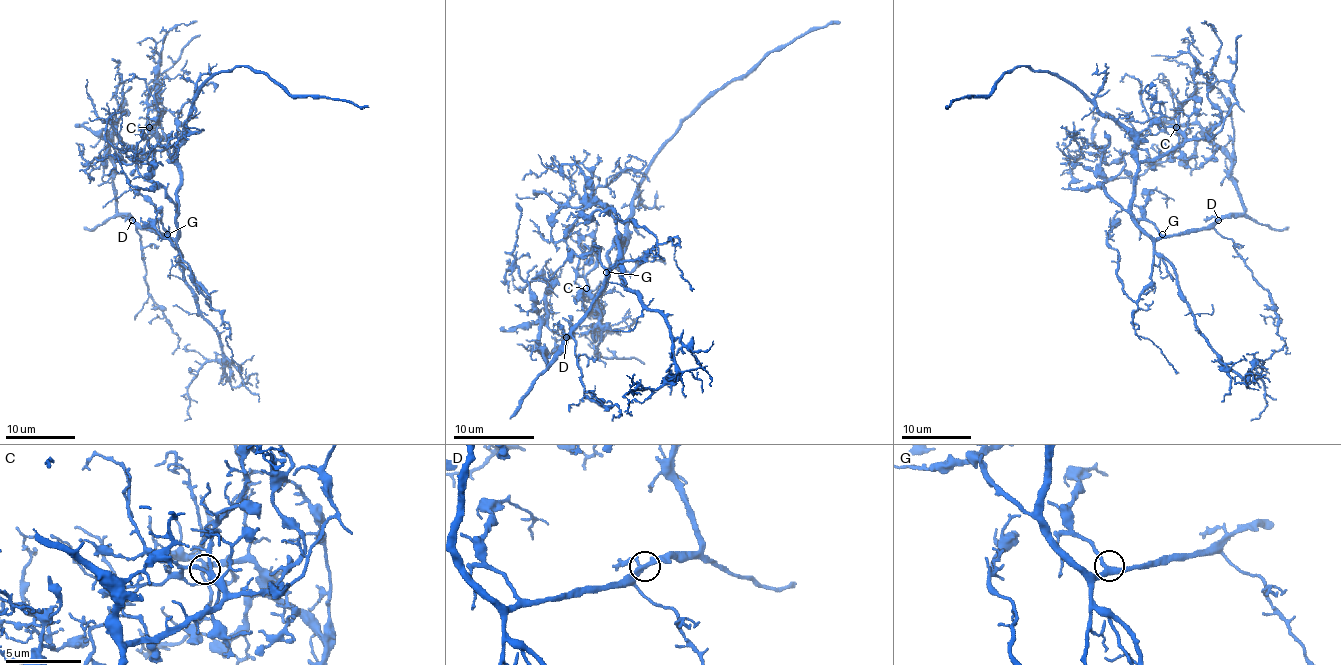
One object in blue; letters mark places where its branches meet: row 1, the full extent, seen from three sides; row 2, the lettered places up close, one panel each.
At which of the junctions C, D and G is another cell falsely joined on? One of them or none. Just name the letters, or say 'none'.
none

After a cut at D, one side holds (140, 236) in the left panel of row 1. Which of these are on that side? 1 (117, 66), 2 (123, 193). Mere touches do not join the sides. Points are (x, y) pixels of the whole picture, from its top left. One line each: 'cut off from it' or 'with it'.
1: cut off from it
2: with it

